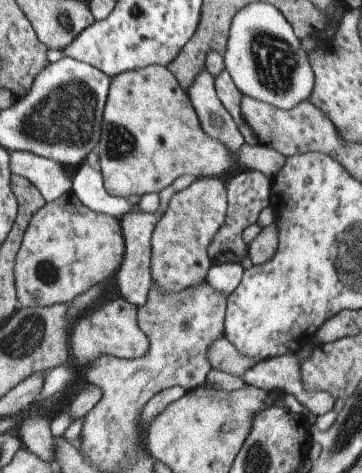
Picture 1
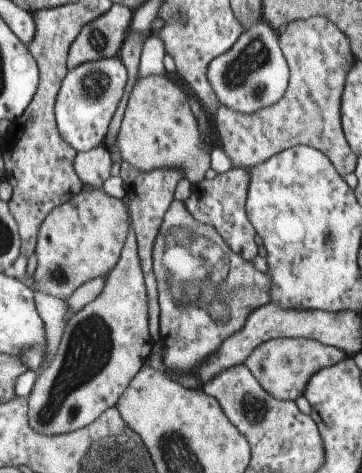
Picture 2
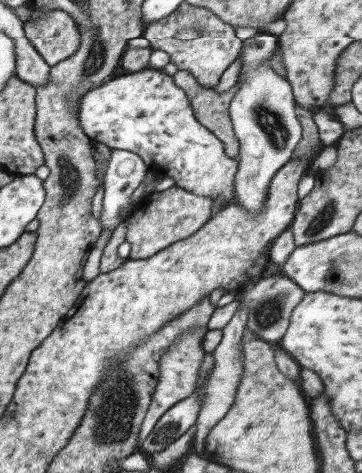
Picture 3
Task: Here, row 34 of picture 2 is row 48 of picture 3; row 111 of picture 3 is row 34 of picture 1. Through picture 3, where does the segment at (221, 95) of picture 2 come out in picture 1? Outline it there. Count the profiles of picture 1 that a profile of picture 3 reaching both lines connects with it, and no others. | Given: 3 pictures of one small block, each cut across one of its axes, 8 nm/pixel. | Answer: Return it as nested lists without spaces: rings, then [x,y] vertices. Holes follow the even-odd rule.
[[[255,2],[233,16],[223,52],[223,68],[241,96],[279,110],[289,110],[311,96],[313,74],[309,58],[301,52],[299,38],[295,38],[287,20],[271,4]]]

